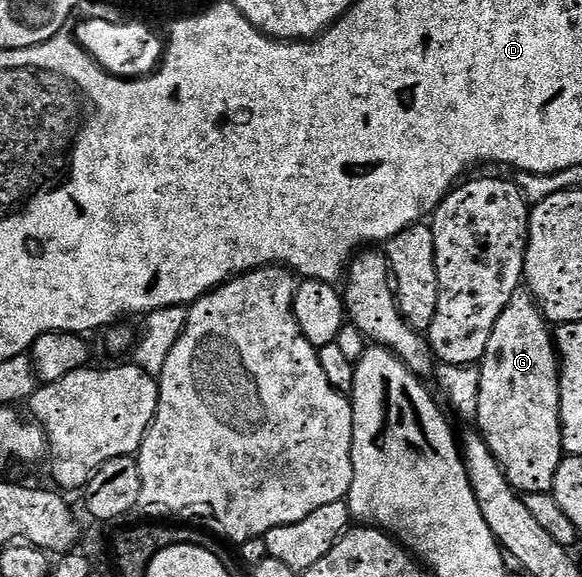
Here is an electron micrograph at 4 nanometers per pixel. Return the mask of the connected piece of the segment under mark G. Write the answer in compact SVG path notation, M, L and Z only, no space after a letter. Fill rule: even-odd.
M520 286L512 294L508 306L504 306L504 314L496 318L496 326L492 326L492 338L488 338L488 350L484 350L484 358L480 361L479 412L476 419L477 431L500 462L510 485L519 494L554 491L556 470L564 455L559 371L560 361L551 325L538 309L530 289Z

